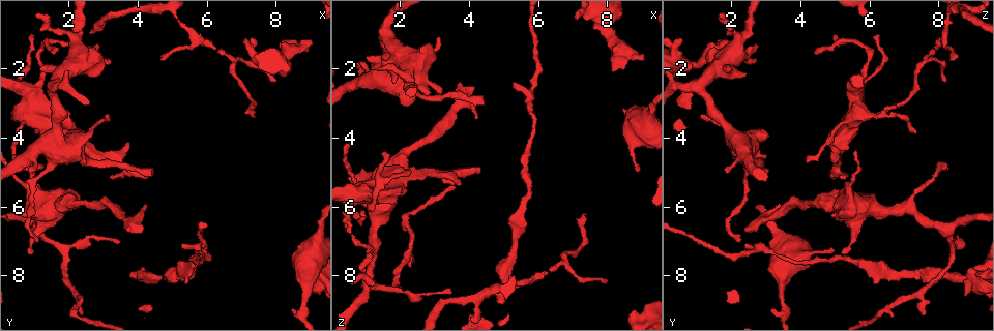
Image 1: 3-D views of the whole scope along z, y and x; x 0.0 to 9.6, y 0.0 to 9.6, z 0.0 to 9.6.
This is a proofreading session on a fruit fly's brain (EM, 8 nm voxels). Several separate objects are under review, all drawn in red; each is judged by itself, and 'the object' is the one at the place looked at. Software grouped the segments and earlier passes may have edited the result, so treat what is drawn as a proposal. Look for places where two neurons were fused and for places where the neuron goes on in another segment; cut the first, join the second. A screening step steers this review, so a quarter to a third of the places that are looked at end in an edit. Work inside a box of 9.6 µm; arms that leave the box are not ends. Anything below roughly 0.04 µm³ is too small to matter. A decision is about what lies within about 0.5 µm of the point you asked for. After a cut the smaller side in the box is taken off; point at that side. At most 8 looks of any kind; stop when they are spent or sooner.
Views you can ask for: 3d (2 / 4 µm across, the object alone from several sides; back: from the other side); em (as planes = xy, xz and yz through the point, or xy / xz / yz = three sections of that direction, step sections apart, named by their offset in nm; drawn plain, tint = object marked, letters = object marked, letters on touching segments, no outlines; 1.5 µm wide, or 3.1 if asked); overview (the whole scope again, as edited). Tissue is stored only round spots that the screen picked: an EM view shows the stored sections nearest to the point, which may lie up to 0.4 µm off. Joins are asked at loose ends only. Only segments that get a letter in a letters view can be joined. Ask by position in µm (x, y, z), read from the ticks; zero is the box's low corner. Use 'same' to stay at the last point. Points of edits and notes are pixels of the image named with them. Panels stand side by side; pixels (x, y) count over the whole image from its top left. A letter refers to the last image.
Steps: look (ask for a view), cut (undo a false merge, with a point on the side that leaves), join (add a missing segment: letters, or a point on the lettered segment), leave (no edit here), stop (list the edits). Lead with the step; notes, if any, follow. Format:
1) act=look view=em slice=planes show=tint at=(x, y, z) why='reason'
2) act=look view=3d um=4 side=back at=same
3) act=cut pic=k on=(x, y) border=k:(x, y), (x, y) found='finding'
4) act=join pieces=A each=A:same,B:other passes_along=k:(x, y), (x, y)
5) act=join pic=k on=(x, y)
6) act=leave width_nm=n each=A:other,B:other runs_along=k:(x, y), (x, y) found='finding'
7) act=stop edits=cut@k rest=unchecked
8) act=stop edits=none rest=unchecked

act=look view=em slice=planes show=letters at=(8.50, 8.90, 3.15) why='free end'

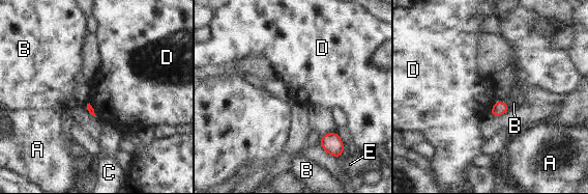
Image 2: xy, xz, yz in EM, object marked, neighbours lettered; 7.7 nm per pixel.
act=leave each=A:other,B:other,C:other,D:other,E:other border=2:(495, 101), (490, 113) found='no lettered segment goes on from it'

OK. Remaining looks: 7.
act=look view=3d um=4 side=back at=(8.20, 1.25, 2.10) why='free end'

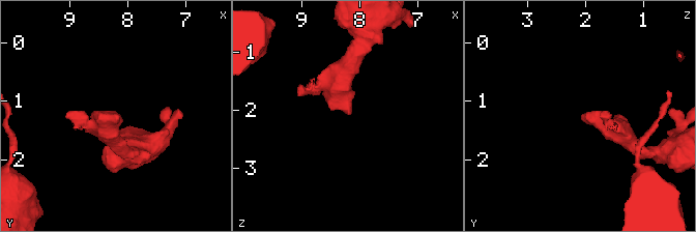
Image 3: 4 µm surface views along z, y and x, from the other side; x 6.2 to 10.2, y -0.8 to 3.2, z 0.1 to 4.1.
act=look view=em slice=planes show=letters at=(8.20, 1.30, 2.10)

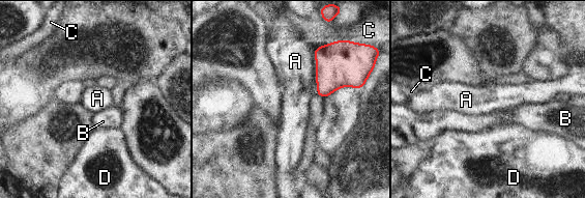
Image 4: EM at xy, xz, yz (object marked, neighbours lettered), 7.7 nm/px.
act=leave each=A:other,B:other,C:other,D:other found='no lettered segment goes on from it'

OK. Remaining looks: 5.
act=look view=em slice=planes show=letters at=(2.30, 1.00, 4.95) why='free end'

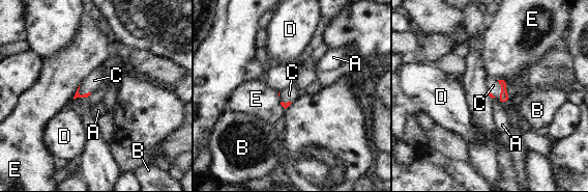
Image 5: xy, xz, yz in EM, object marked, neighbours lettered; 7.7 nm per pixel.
act=join pieces=C each=A:other,B:other,C:same,D:other,E:other passes_along=5:(503, 99), (501, 89), (493, 85) found='the neuron continues'

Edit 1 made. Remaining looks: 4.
act=stop edits=join@5 rest=unchecked

